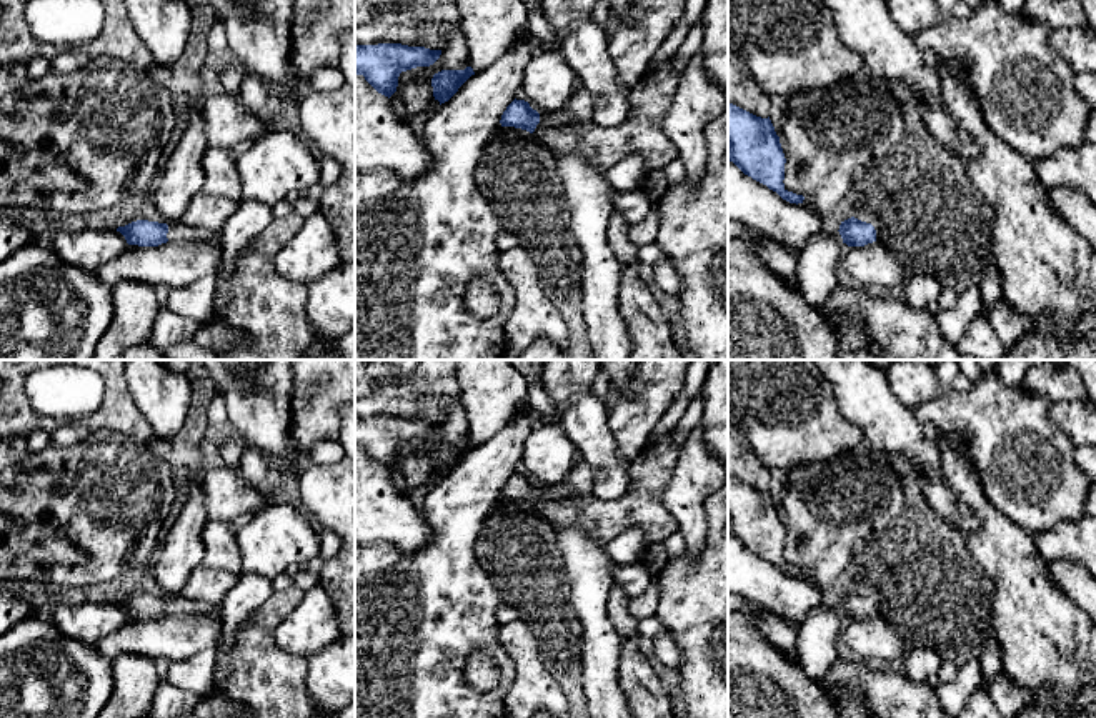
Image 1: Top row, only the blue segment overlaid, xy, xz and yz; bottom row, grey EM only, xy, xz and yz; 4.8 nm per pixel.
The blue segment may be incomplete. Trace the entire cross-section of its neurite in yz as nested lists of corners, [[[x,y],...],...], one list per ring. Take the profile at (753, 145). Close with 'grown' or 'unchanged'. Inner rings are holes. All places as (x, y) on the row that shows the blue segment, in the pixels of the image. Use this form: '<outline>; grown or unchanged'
[[[728,102],[728,160],[783,200],[803,203],[803,195],[785,188],[786,158],[770,117],[756,117]]]; unchanged

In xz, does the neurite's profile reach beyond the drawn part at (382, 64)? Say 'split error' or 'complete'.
complete

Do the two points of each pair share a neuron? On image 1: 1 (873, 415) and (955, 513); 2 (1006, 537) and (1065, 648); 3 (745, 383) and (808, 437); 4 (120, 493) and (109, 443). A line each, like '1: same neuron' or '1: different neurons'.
1: same neuron
2: same neuron
3: same neuron
4: same neuron

